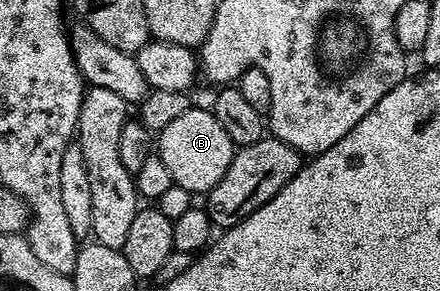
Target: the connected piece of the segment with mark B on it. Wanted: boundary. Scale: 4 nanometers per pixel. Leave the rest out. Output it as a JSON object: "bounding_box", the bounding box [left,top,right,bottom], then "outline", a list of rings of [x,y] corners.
{"bounding_box":[156,105,236,193],"outline":[[[198,105],[191,106],[156,137],[157,158],[168,165],[174,186],[188,189],[191,193],[209,193],[228,173],[235,154],[236,145],[213,110],[201,111]]]}

